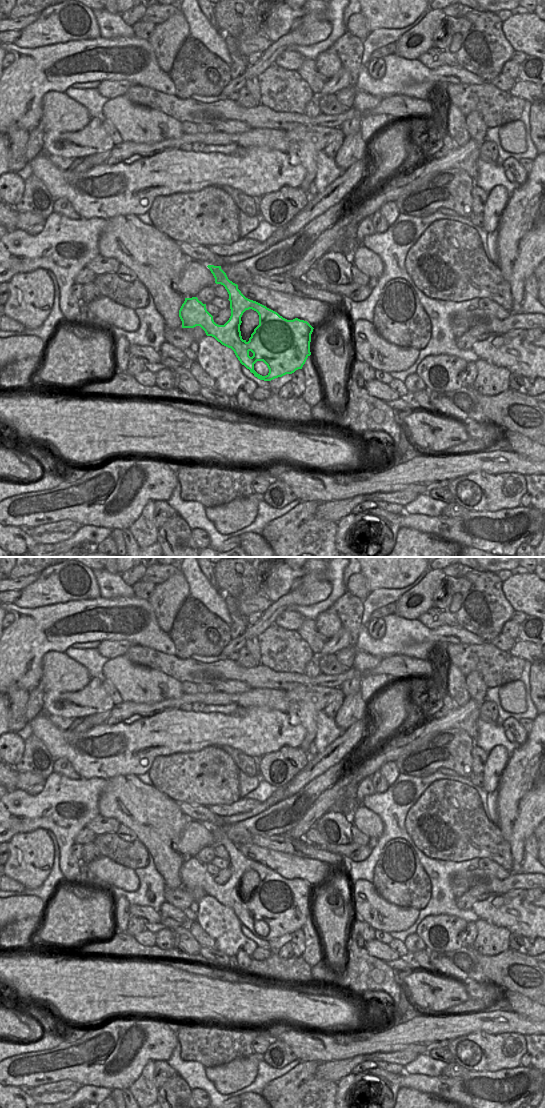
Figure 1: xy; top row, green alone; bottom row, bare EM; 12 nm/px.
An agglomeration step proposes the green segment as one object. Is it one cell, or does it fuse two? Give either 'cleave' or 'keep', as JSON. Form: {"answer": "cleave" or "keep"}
{"answer": "keep"}

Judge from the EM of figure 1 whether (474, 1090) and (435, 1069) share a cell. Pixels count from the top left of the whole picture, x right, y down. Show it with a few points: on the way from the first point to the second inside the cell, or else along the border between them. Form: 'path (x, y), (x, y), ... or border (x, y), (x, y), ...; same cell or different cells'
border (417, 1073), (440, 1076); different cells

